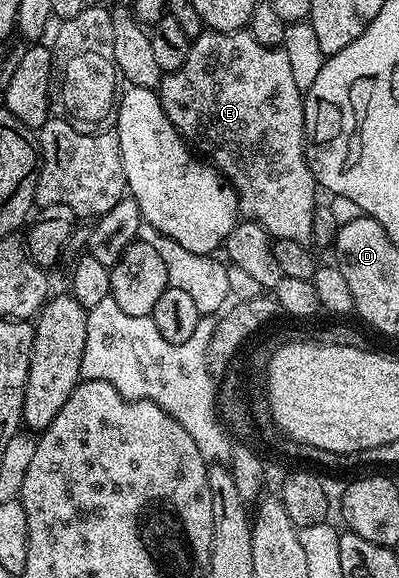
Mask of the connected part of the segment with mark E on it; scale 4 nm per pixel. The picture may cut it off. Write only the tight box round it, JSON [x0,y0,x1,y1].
[157,29,317,244]

